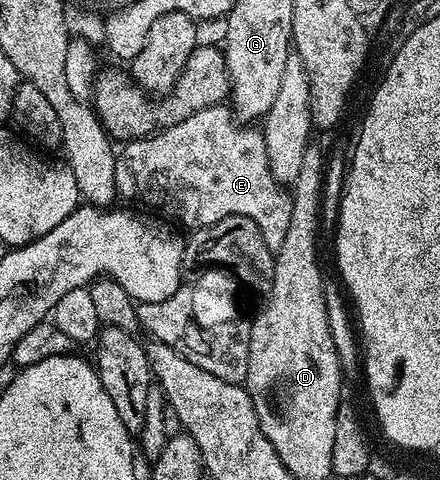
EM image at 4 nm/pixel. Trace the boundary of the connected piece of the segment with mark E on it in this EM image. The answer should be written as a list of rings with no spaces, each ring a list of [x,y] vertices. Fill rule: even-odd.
[[[230,106],[206,107],[200,111],[195,111],[193,117],[185,117],[185,121],[172,127],[165,127],[162,131],[147,136],[146,139],[130,140],[124,147],[127,148],[118,152],[115,161],[115,190],[122,198],[124,195],[127,199],[136,199],[137,202],[144,203],[145,206],[152,207],[153,210],[160,211],[161,214],[168,215],[169,218],[176,219],[179,223],[184,223],[187,229],[208,227],[230,215],[249,217],[255,222],[257,229],[261,229],[261,233],[265,237],[265,245],[277,249],[285,241],[285,233],[289,233],[289,219],[293,217],[292,192],[284,184],[278,183],[269,169],[269,157],[267,156],[262,130],[255,125],[244,125],[235,118]]]

